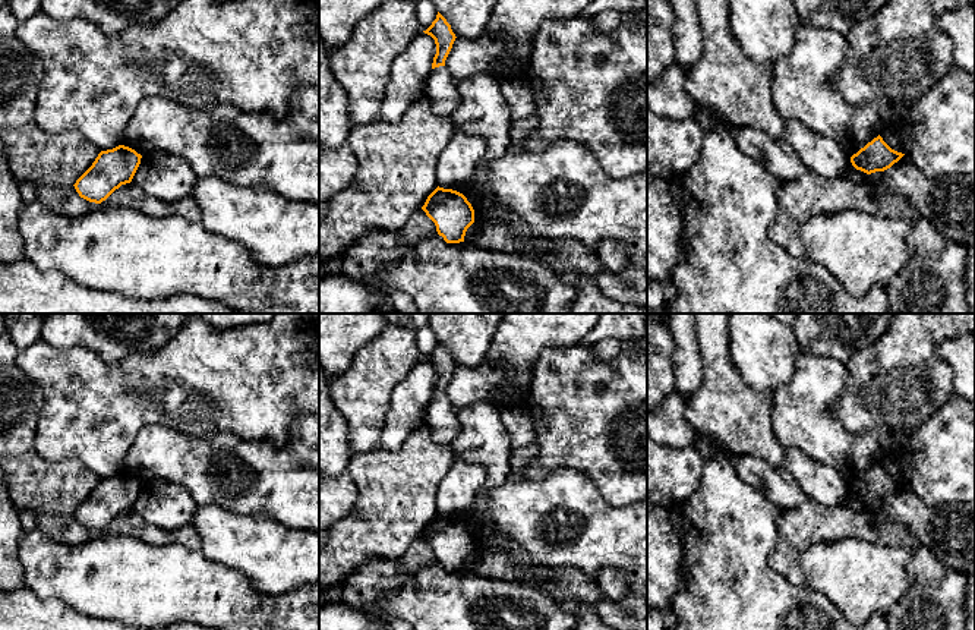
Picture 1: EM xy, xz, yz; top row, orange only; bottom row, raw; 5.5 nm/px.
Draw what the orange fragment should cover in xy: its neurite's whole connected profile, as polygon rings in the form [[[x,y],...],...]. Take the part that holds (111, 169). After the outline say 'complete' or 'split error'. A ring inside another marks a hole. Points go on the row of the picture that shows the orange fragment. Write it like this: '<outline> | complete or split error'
[[[124,145],[101,151],[73,186],[81,198],[101,204],[122,185],[132,182],[141,158],[141,154]]] | complete

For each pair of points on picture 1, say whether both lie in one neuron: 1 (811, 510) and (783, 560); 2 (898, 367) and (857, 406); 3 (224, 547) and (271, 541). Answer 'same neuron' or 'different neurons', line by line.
1: same neuron
2: same neuron
3: same neuron

